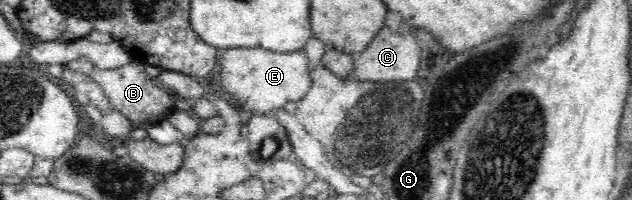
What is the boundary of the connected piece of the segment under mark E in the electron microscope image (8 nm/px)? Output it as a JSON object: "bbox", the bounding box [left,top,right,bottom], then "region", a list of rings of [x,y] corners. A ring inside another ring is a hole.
{"bbox":[221,48,311,116],"region":[[[232,48],[221,57],[221,86],[224,95],[247,116],[252,113],[268,114],[287,103],[298,103],[311,89],[310,61],[305,49],[291,53],[275,53],[262,48]]]}

